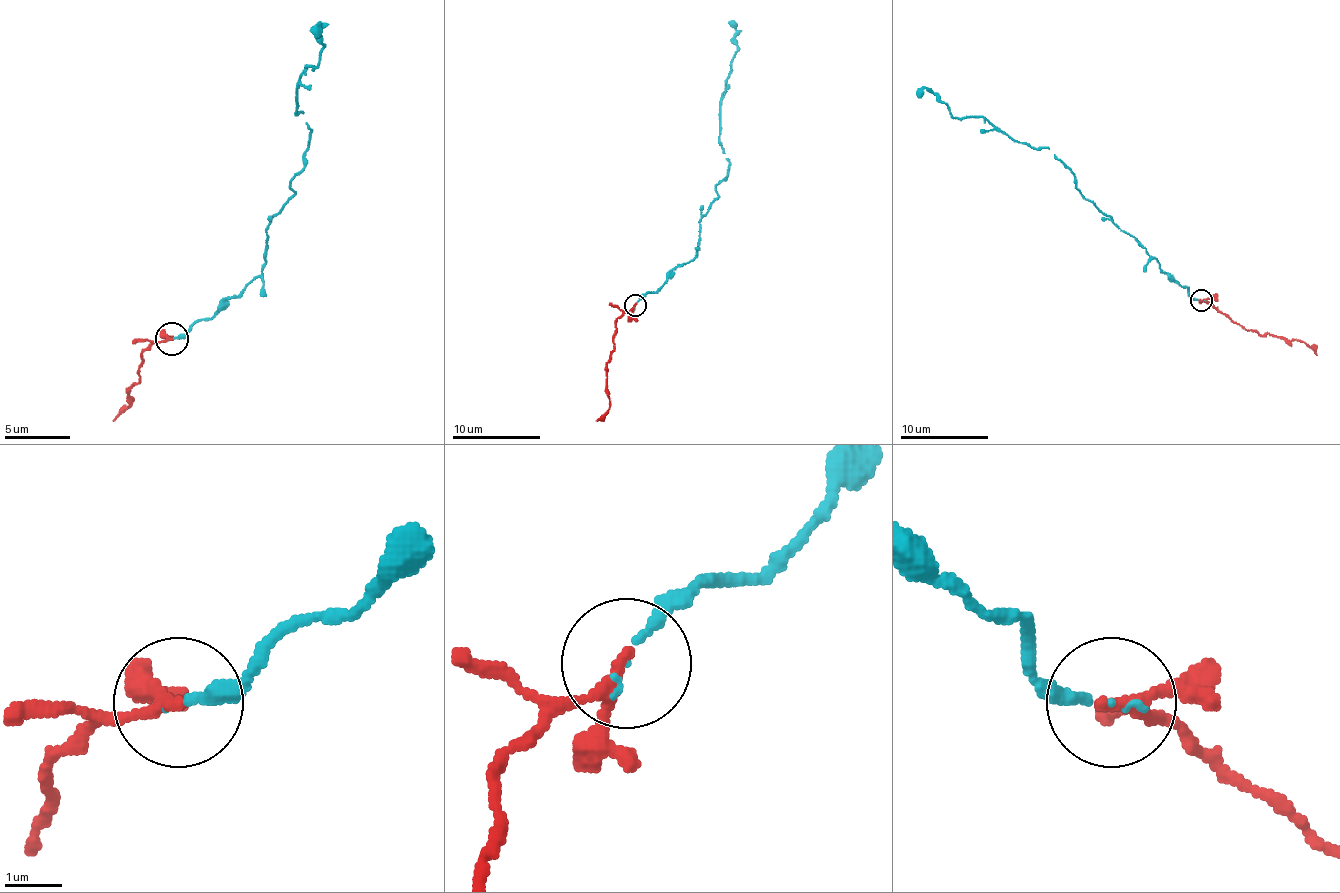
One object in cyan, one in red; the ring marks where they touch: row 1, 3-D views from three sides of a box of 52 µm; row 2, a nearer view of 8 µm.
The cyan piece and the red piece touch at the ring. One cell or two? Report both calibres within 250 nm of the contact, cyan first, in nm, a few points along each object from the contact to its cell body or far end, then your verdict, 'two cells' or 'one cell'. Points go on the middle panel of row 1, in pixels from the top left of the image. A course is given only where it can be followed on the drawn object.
140/180 nm | cyan via (635, 304), (697, 254), (699, 218), (727, 174), (719, 135), (719, 104), (736, 49), (736, 27), (732, 20) | red via (635, 304), (615, 322), (611, 359), (606, 366), (608, 406), (595, 421) | one cell

